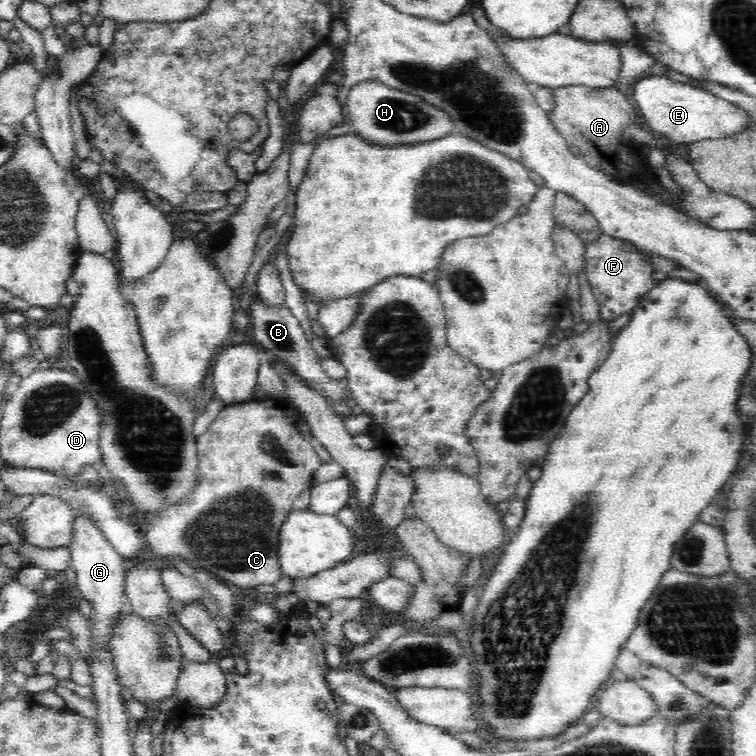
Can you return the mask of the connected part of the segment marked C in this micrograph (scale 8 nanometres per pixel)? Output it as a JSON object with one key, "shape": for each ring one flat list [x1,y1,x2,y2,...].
{"shape":[[257,398,252,401,244,401,226,405,220,414,216,416,216,420,210,424,205,433,199,436,197,442,198,463,198,486,192,494,188,494,188,498,178,500,166,508,162,508,158,512,152,514,151,518,141,524,144,542,149,546,150,550,161,556,163,559,184,560,190,562,195,570,206,570,214,574,220,581,231,582,236,587,252,590,260,585,275,585,280,578,283,577,281,564,279,563,279,534,293,510,294,501,301,495,301,492,310,489,314,480,316,470,322,466,322,460,317,456,314,446,307,442,302,434,298,422,301,420,301,411,293,408,291,403,284,399]]}

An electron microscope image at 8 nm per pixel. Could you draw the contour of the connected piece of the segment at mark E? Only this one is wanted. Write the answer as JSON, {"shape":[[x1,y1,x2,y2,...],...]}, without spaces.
{"shape":[[665,75,642,76,633,88,633,98,642,109,641,117,646,122,646,128,680,144,689,145,704,138,734,136,753,122,742,108,737,108,731,102,693,84,677,82]]}

